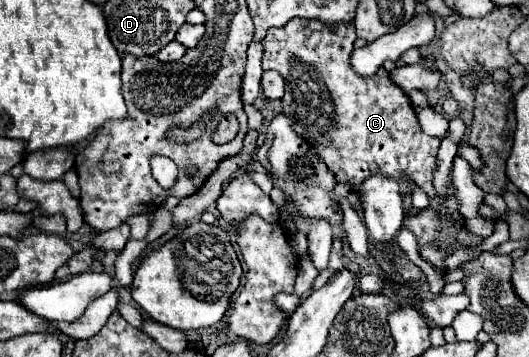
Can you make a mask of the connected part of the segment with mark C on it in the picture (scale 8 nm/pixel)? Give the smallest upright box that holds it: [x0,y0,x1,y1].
[263,18,441,198]

